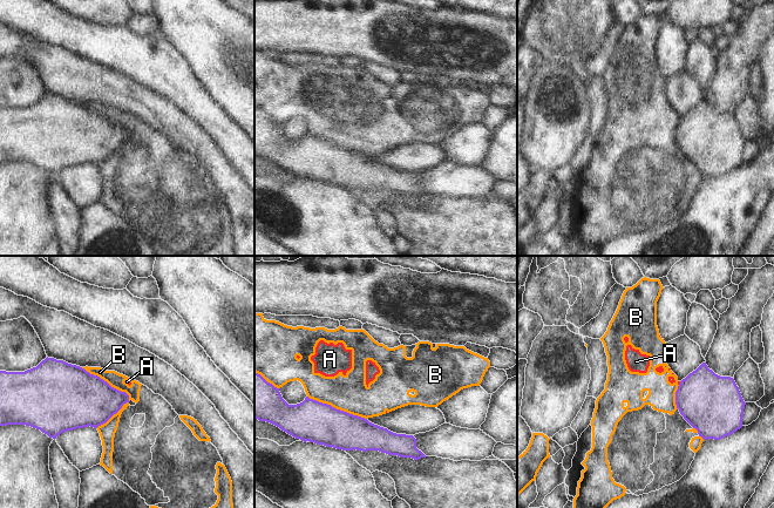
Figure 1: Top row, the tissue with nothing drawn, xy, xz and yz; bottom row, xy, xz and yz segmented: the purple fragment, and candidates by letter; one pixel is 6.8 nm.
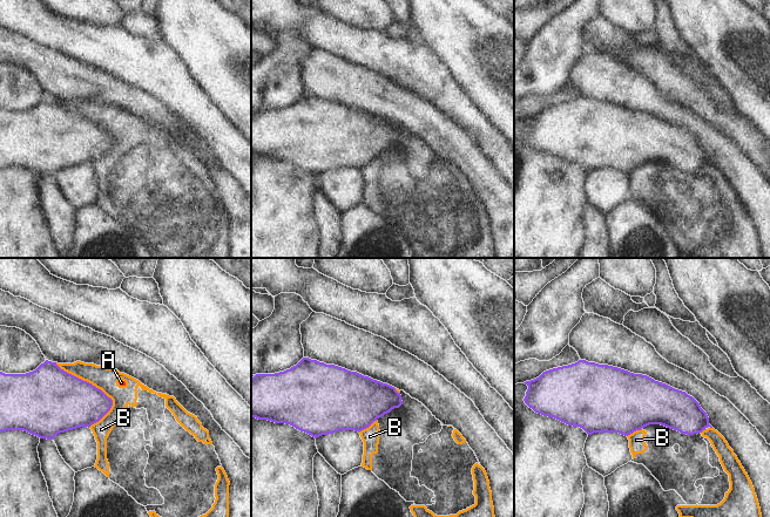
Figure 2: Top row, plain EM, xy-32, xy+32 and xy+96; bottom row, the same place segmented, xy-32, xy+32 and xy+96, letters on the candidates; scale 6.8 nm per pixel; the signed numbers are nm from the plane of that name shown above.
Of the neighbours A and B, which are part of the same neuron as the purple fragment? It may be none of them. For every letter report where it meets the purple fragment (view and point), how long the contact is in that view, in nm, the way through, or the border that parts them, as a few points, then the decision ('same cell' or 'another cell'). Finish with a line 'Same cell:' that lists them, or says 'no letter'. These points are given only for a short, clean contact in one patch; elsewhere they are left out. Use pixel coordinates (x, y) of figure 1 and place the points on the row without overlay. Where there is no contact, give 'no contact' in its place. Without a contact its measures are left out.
A: yz (680, 120) | 30 nm | along yz (680, 119), (678, 121) | another cell
B: xy (122, 129) | 440 nm | another cell
Same cell: no letter

